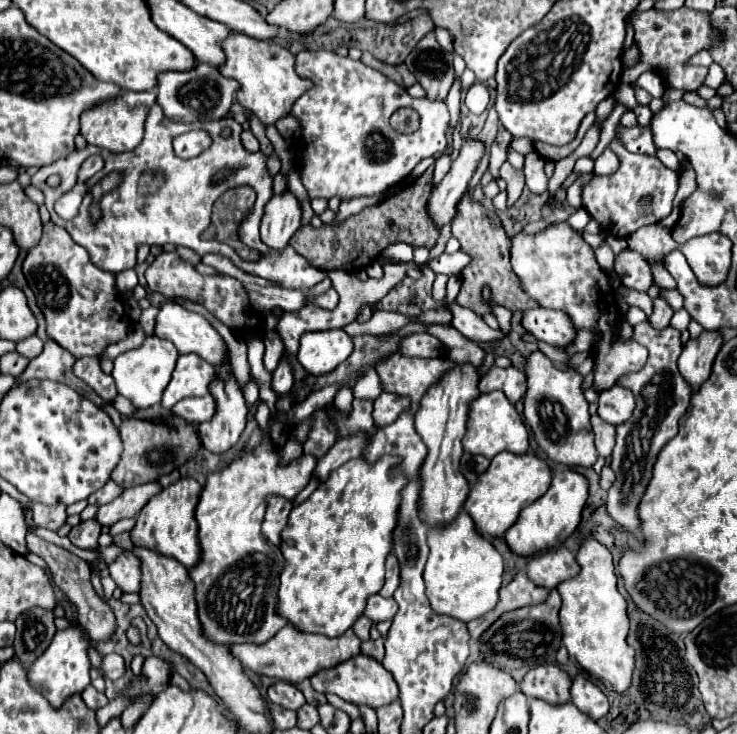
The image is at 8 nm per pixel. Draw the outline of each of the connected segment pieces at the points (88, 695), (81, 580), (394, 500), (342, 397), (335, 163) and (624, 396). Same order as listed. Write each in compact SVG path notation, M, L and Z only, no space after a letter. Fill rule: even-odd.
M88 686L88 688L82 692L82 698L84 698L84 702L86 702L92 710L98 710L100 706L106 706L106 704L108 704L108 698L106 698L102 692L98 692L94 686Z
M28 532L28 536L26 536L26 542L28 542L28 548L30 548L34 554L38 554L38 556L48 564L48 568L50 568L50 572L52 572L54 584L56 584L56 586L66 594L66 598L76 606L76 618L78 618L78 622L82 624L82 628L92 636L94 642L108 642L108 640L116 634L118 624L116 624L116 616L114 616L112 608L94 592L94 588L92 588L92 584L90 584L90 566L88 566L84 560L80 560L76 554L72 554L72 552L68 552L68 550L64 550L64 548L58 548L58 546L54 546L54 544L42 540L42 538L36 538L36 536L30 534L30 532Z
M380 456L376 462L368 462L366 458L350 460L334 470L308 500L292 508L288 526L282 530L280 550L286 564L280 574L278 612L282 612L298 630L330 638L342 636L362 616L366 598L378 594L384 586L386 558L392 552L392 532L398 524L402 490L408 484L408 476L404 472L392 474L400 462L402 458L398 456Z
M343 386L338 390L336 398L334 398L334 408L338 408L340 414L350 414L352 412L352 401L354 399L353 392L347 386Z
M302 50L296 56L296 66L300 74L304 74L316 84L312 94L298 98L298 102L294 104L294 114L292 114L302 122L300 146L296 152L302 158L300 176L310 198L340 196L342 200L346 200L356 196L382 194L384 190L402 182L422 158L442 154L442 150L448 146L446 130L450 124L450 112L444 100L410 98L402 86L382 76L378 70L362 64L360 60L352 60L348 56L340 58L328 50L318 50L318 52ZM402 106L410 106L420 114L420 128L408 136L398 134L388 122L392 112Z
M612 386L604 390L598 400L598 416L608 424L622 424L632 416L634 410L634 396L630 390L622 386Z

